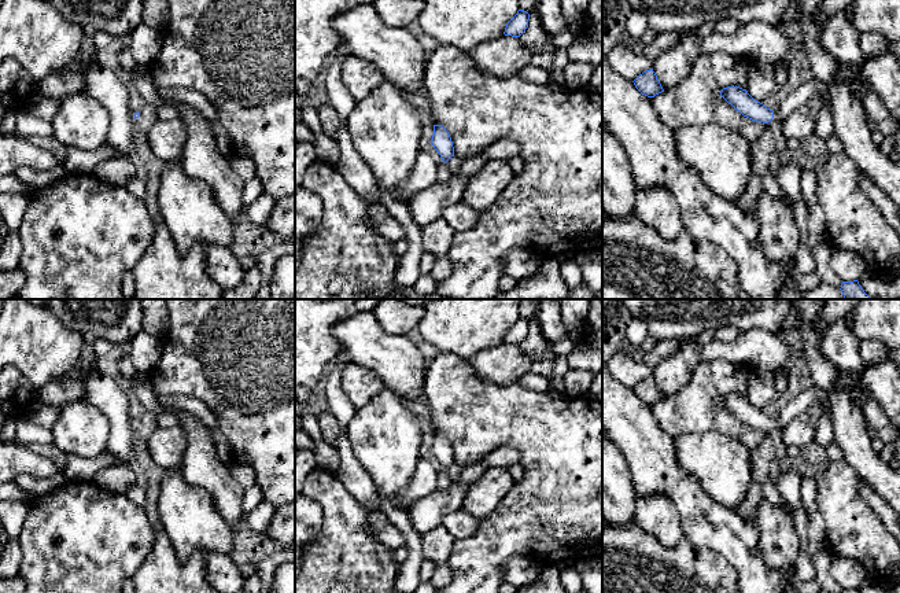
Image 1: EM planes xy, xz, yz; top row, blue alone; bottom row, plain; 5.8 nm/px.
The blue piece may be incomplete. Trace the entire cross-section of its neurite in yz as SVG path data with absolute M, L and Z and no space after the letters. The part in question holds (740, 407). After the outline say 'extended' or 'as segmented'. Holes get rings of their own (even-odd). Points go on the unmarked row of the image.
M815 386L800 393L796 398L788 402L774 419L753 406L746 397L739 394L727 394L720 398L720 404L744 424L763 431L771 430L774 424L783 427L789 420L803 413L815 402L819 402L825 408L825 412L816 426L812 442L820 447L826 447L829 443L836 441L831 421L831 408L829 395Z; extended

